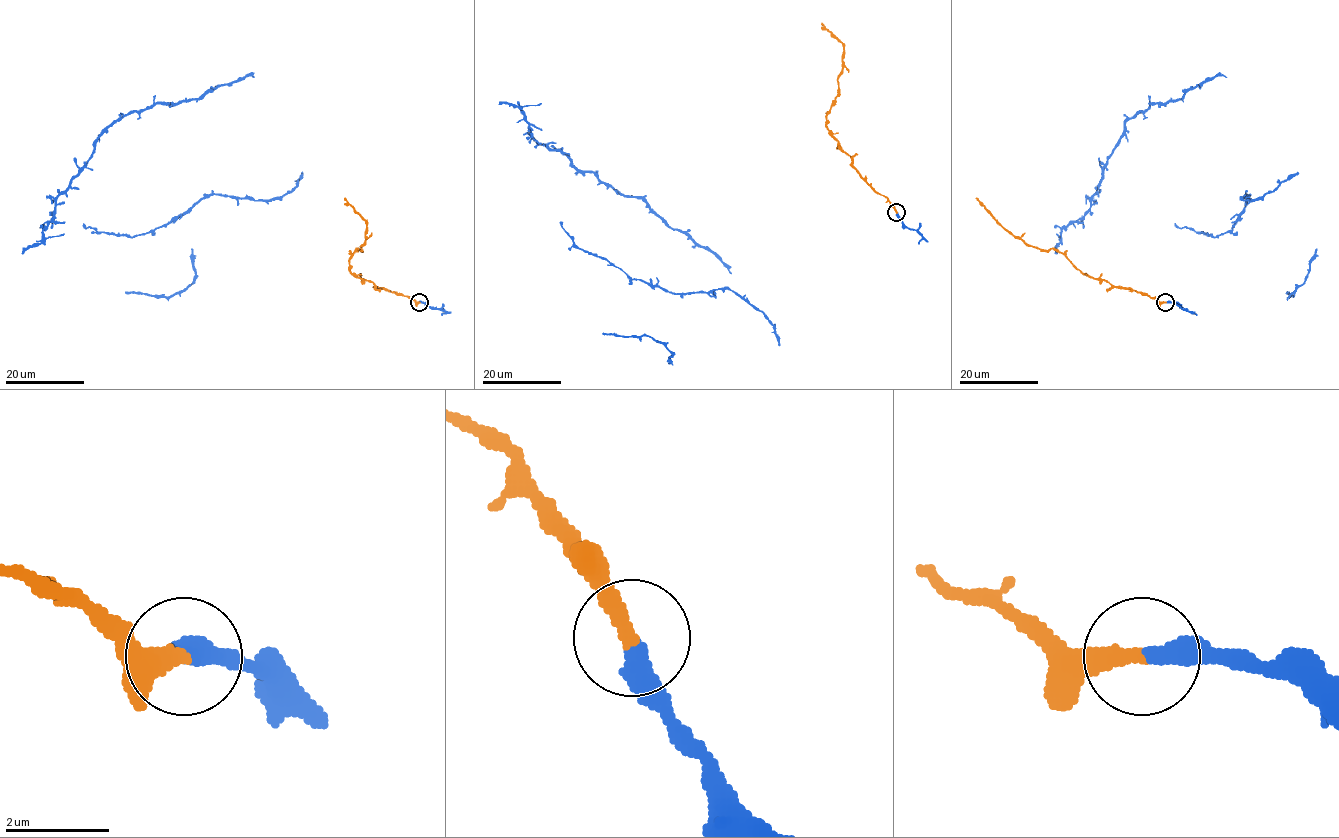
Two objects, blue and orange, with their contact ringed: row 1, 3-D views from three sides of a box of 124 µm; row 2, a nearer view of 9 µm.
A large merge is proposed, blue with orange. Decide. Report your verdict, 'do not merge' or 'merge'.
merge

